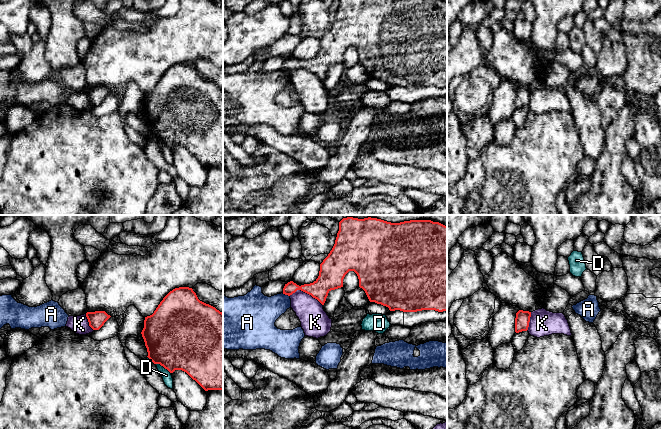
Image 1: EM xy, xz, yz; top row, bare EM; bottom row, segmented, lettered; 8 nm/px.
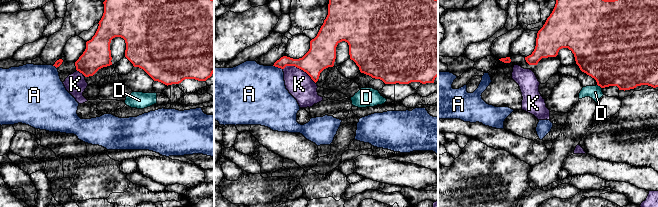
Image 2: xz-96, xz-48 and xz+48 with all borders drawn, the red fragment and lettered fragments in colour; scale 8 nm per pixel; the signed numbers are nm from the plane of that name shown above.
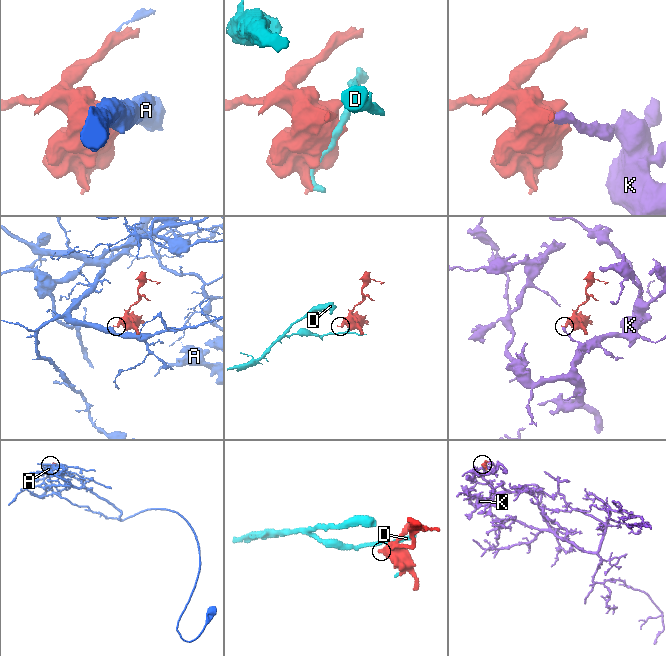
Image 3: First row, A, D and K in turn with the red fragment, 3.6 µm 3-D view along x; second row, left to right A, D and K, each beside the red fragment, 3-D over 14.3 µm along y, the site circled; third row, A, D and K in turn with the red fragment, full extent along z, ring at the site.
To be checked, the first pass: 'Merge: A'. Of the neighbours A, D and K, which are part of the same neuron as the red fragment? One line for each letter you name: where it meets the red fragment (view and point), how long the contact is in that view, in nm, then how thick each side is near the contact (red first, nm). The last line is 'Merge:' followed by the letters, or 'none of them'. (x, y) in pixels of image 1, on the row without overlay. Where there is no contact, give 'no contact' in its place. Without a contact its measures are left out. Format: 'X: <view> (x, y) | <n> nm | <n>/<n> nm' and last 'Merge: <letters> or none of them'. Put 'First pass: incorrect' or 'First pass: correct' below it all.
Merge: none of them
First pass: incorrect

